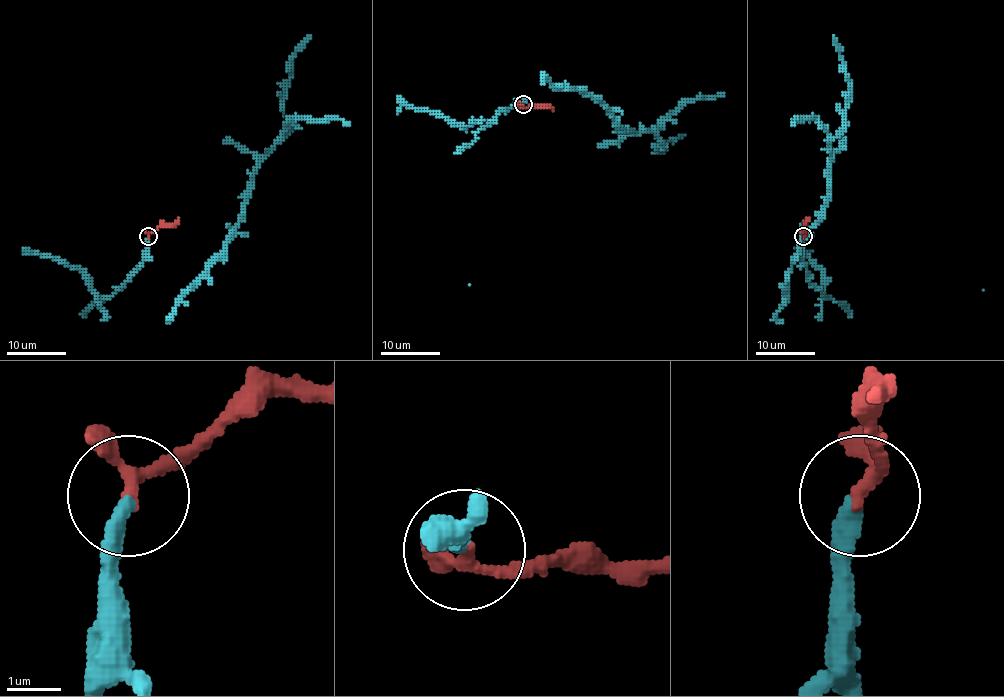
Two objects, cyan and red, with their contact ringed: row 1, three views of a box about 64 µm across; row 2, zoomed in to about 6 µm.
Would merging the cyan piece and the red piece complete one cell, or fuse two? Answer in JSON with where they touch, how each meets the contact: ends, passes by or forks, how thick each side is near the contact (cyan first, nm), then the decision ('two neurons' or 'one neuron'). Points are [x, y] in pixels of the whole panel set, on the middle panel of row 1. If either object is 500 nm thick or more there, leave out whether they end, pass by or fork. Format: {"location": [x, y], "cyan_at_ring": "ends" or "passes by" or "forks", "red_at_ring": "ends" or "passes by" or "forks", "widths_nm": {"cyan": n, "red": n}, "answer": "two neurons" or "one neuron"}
{"location": [523, 104], "cyan_at_ring": "ends", "red_at_ring": "passes by", "widths_nm": {"cyan": 320, "red": 200}, "answer": "one neuron"}

